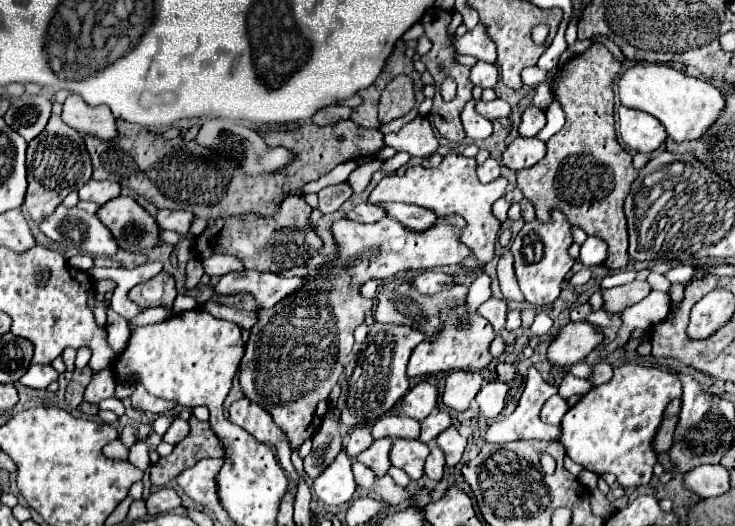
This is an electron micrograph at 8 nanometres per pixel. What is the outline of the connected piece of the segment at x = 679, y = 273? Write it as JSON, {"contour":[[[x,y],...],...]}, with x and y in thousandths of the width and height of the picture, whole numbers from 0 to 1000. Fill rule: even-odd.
{"contour":[[[921,506],[907,517],[907,529],[916,540],[927,540],[927,536],[937,536],[946,521],[948,521],[948,510],[943,510],[943,506]]]}

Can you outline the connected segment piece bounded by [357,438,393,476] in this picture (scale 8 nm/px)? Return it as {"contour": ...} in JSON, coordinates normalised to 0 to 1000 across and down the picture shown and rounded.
{"contour":[[[518,833],[518,837],[510,837],[497,859],[491,859],[486,867],[488,878],[494,878],[497,886],[502,886],[507,897],[513,897],[516,905],[524,901],[529,890],[532,890],[532,878],[529,878],[529,856],[532,856],[532,833]]]}

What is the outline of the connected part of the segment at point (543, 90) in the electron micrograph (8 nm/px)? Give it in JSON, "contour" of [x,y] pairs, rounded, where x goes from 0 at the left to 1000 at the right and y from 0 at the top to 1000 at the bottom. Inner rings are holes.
{"contour":[[[740,156],[733,160],[728,171],[728,181],[725,184],[724,198],[731,205],[741,209],[747,198],[752,192],[752,179],[747,163]]]}

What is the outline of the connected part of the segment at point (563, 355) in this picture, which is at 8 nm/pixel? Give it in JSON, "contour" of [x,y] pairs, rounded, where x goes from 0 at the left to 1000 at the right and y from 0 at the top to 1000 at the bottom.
{"contour":[[[774,612],[744,665],[744,681],[761,696],[780,696],[820,654],[818,624],[801,612]]]}

